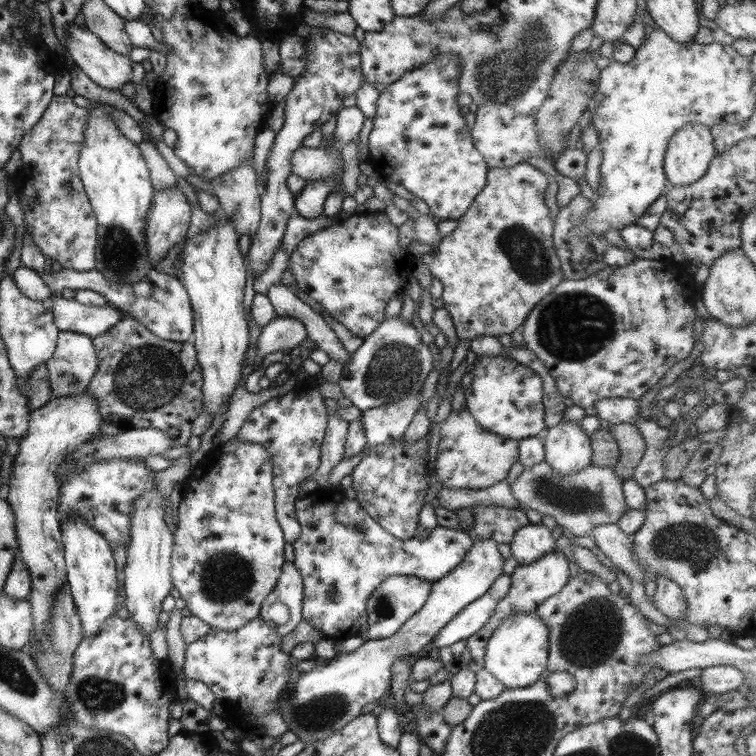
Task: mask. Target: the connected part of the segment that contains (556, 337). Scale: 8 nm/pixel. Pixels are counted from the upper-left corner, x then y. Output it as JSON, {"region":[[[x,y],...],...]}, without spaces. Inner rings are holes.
{"region":[[[633,259],[629,264],[622,267],[610,267],[605,265],[601,270],[594,272],[591,276],[583,277],[579,280],[562,279],[562,282],[553,288],[551,293],[541,299],[535,305],[525,318],[523,326],[522,339],[523,345],[535,354],[537,360],[545,366],[545,372],[555,381],[555,388],[563,398],[570,398],[575,406],[585,408],[591,406],[596,400],[611,397],[632,398],[638,400],[647,390],[653,389],[655,384],[663,378],[663,374],[679,360],[687,358],[689,352],[693,350],[693,322],[694,302],[696,294],[694,291],[693,276],[686,270],[686,264],[678,265],[673,260],[656,259]]]}

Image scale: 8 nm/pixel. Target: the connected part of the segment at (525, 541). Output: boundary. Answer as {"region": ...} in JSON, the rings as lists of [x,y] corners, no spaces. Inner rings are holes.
{"region":[[[527,523],[515,531],[512,541],[504,550],[516,560],[517,565],[526,565],[555,548],[556,541],[547,527],[541,523]]]}

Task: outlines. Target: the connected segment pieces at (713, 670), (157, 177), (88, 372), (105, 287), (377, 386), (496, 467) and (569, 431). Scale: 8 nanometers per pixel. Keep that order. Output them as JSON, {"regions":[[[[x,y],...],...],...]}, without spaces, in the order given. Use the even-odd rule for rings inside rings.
{"regions":[[[[714,665],[701,670],[701,690],[704,694],[725,694],[745,683],[741,672],[729,665]]],[[[150,139],[137,144],[137,149],[147,166],[153,190],[169,190],[176,185],[176,176],[160,156],[156,146]]],[[[59,331],[54,350],[55,354],[44,362],[50,388],[48,400],[86,392],[87,385],[97,368],[97,357],[91,339],[84,334]]],[[[60,268],[56,271],[37,271],[43,285],[47,286],[50,295],[61,295],[61,291],[91,290],[99,294],[108,304],[119,312],[125,312],[142,324],[149,332],[163,340],[171,342],[191,341],[193,332],[193,311],[185,288],[177,278],[165,275],[152,269],[143,281],[135,285],[113,285],[107,283],[103,276],[93,268],[87,272],[77,272],[73,269]]],[[[399,314],[384,318],[343,365],[338,386],[345,399],[361,412],[382,404],[391,404],[420,391],[425,376],[431,372],[431,353],[421,341],[420,332]]],[[[467,409],[450,411],[439,424],[434,472],[442,488],[479,490],[504,480],[509,468],[518,461],[518,441],[497,436],[475,422]]],[[[560,422],[548,428],[543,446],[544,461],[561,476],[575,474],[591,464],[589,437],[577,422]]]]}

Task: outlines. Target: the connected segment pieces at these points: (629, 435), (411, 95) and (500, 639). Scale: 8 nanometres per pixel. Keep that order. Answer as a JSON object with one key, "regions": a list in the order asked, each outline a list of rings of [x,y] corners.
{"regions":[[[[631,423],[613,424],[609,430],[618,446],[618,457],[613,474],[619,480],[631,479],[635,465],[644,453],[644,441]]],[[[440,54],[432,62],[409,70],[378,94],[376,113],[372,118],[372,129],[368,134],[367,161],[381,179],[389,180],[403,188],[415,198],[420,198],[429,207],[429,214],[440,221],[459,219],[469,208],[471,201],[486,184],[488,168],[485,161],[471,143],[469,127],[459,114],[456,103],[456,78],[460,71],[460,60],[456,56]]],[[[534,611],[516,612],[504,616],[484,650],[483,669],[503,684],[504,689],[525,688],[539,679],[546,669],[548,658],[548,631]]]]}

